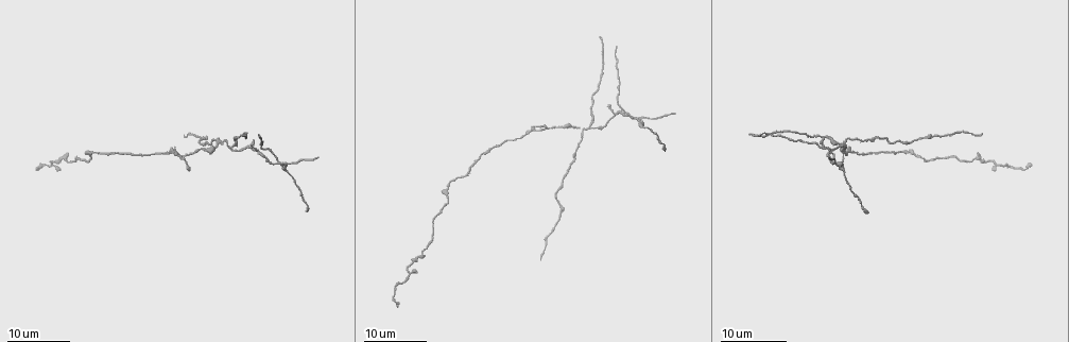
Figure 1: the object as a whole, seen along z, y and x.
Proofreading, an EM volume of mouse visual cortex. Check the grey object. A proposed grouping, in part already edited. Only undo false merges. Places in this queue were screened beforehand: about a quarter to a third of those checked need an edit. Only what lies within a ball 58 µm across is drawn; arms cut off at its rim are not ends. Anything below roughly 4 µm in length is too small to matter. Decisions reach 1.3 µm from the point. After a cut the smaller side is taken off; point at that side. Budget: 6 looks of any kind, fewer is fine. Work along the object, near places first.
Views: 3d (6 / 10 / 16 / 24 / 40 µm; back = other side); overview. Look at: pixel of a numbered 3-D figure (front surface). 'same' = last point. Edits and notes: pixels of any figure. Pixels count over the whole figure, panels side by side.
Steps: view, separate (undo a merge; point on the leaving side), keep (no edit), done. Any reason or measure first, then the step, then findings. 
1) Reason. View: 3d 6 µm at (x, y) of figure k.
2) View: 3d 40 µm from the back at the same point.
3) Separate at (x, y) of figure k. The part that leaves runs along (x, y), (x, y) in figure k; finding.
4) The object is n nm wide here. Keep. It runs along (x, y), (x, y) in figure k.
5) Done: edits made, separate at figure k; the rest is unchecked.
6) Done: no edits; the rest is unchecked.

View: 3d 24 µm at (423, 253) of figure 1.

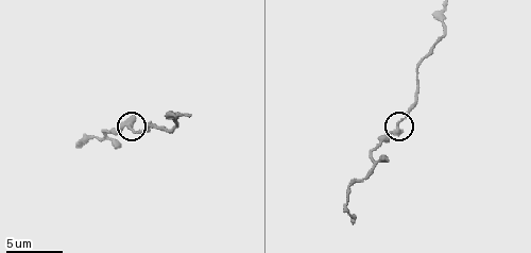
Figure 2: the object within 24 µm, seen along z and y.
View: 3d 6 µm at (397, 126) of figure 2.

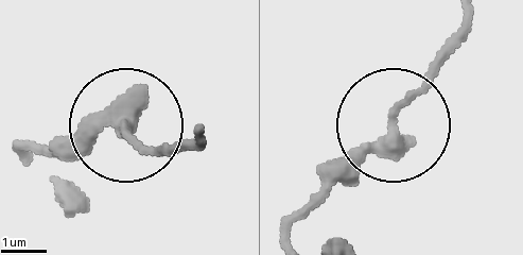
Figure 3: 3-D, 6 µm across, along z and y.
Keep. It runs along (204, 134), (201, 145), (155, 145), (98, 122), (45, 145) in figure 3; one cell here.

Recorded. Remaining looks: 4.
Three arms meet. View: 3d 24 µm at (231, 145) of figure 1.

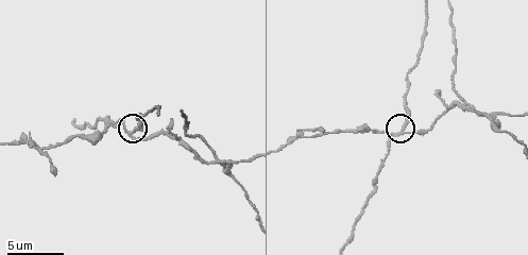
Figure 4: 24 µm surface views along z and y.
View: 3d 6 µm at (130, 132) of figure 4.

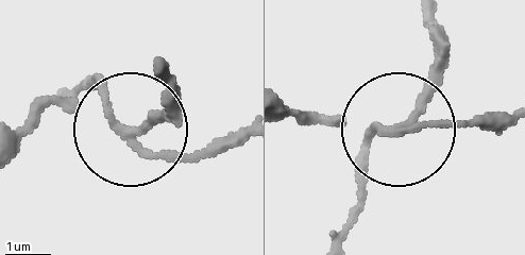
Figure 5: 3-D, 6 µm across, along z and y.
Separate at (88, 87) of figure 5. The part that leaves runs along (387, 132), (368, 143), (365, 201), (345, 235) in figure 5; a second cell is stuck on.

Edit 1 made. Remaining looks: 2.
Done: edits made, separate at figure 5; the rest is unchecked.

